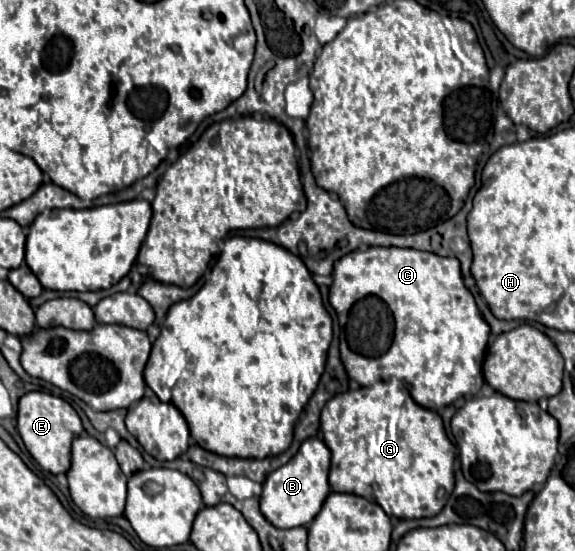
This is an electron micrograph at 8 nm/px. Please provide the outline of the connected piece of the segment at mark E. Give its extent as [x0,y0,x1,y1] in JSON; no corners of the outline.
[17,392,83,474]

